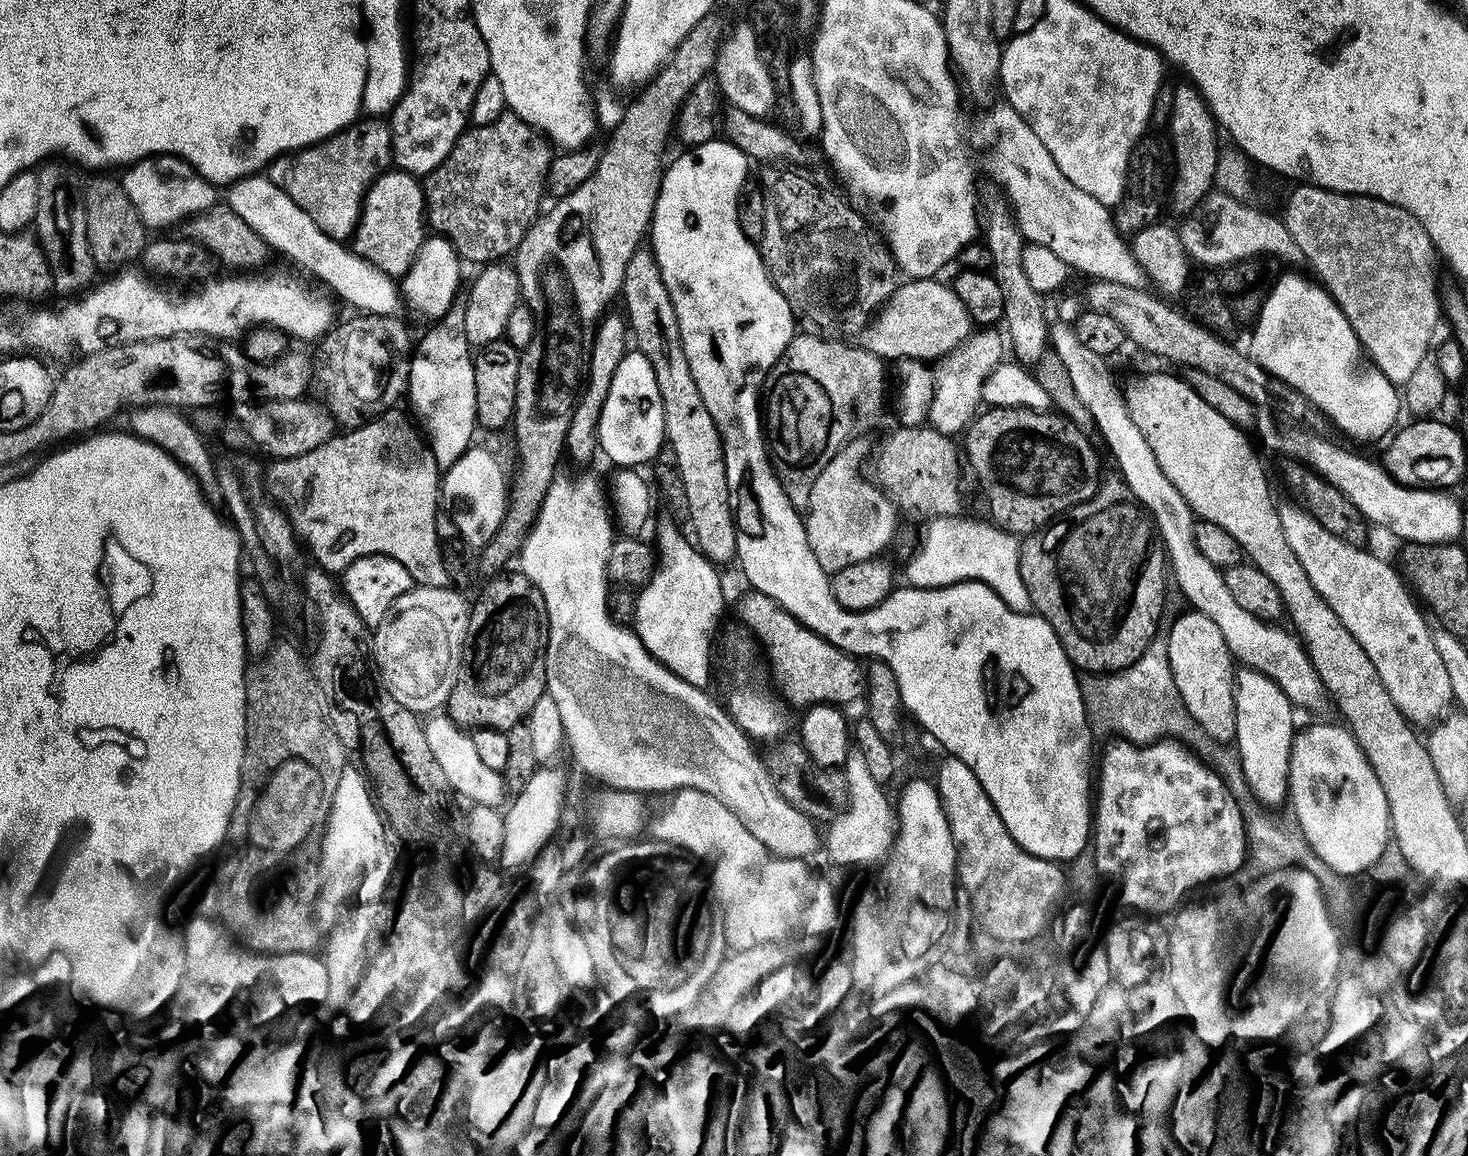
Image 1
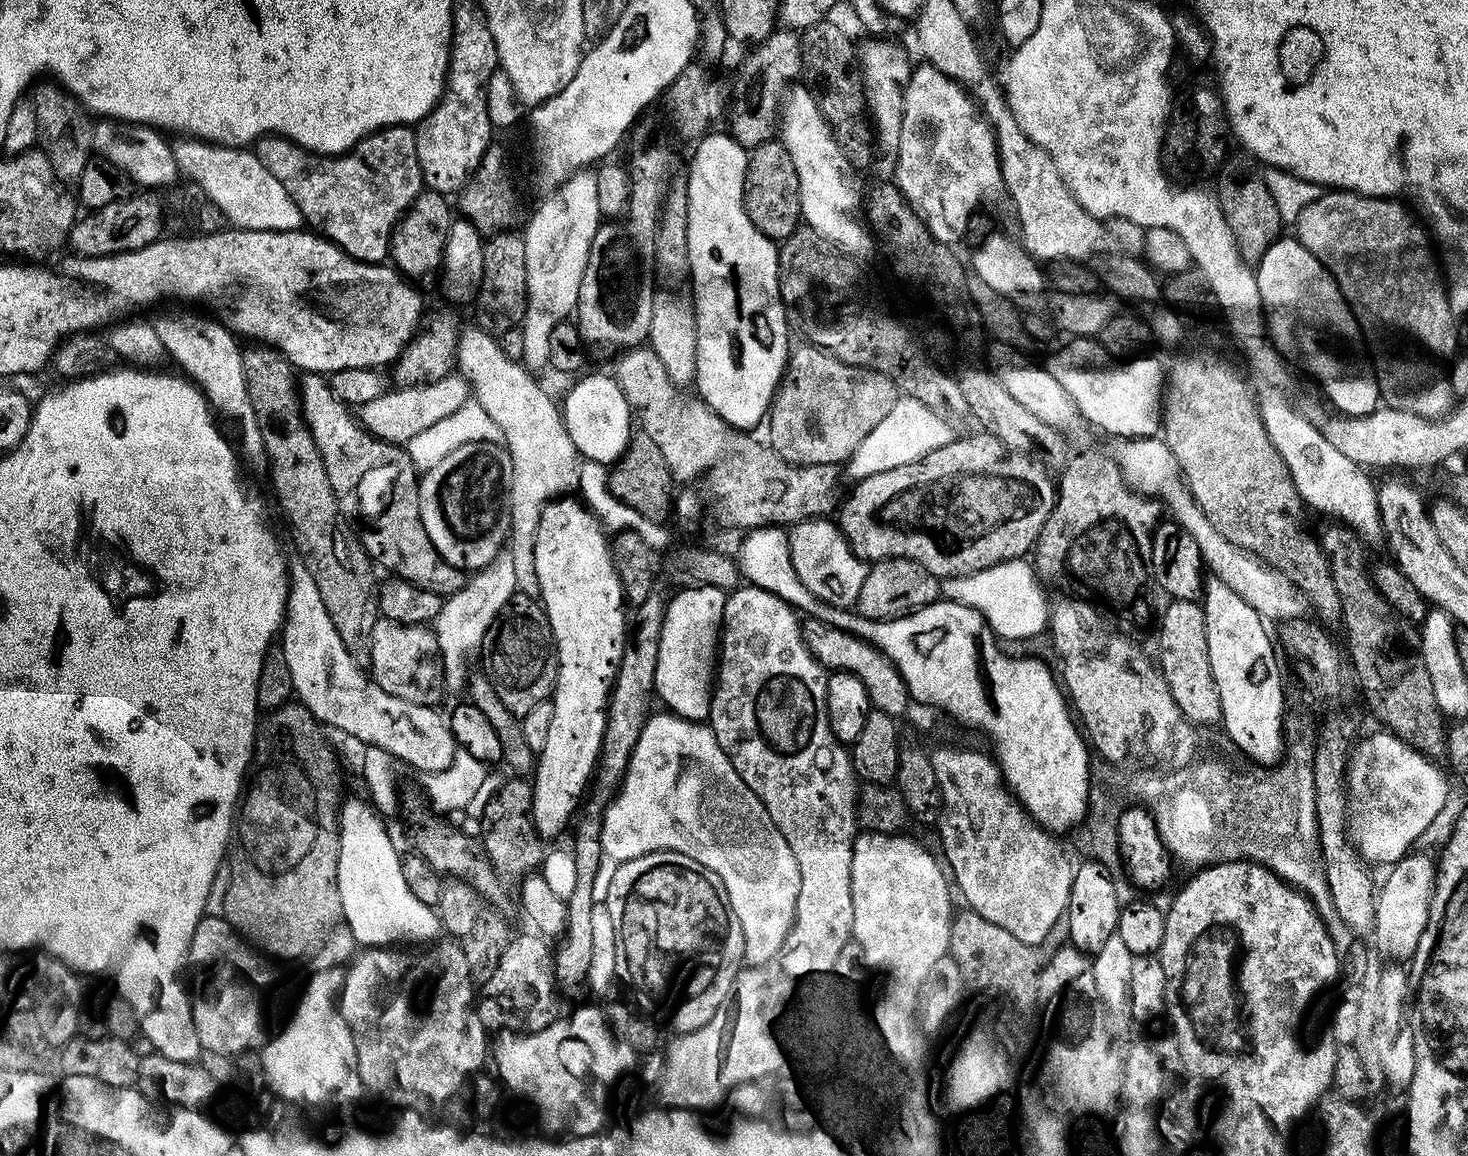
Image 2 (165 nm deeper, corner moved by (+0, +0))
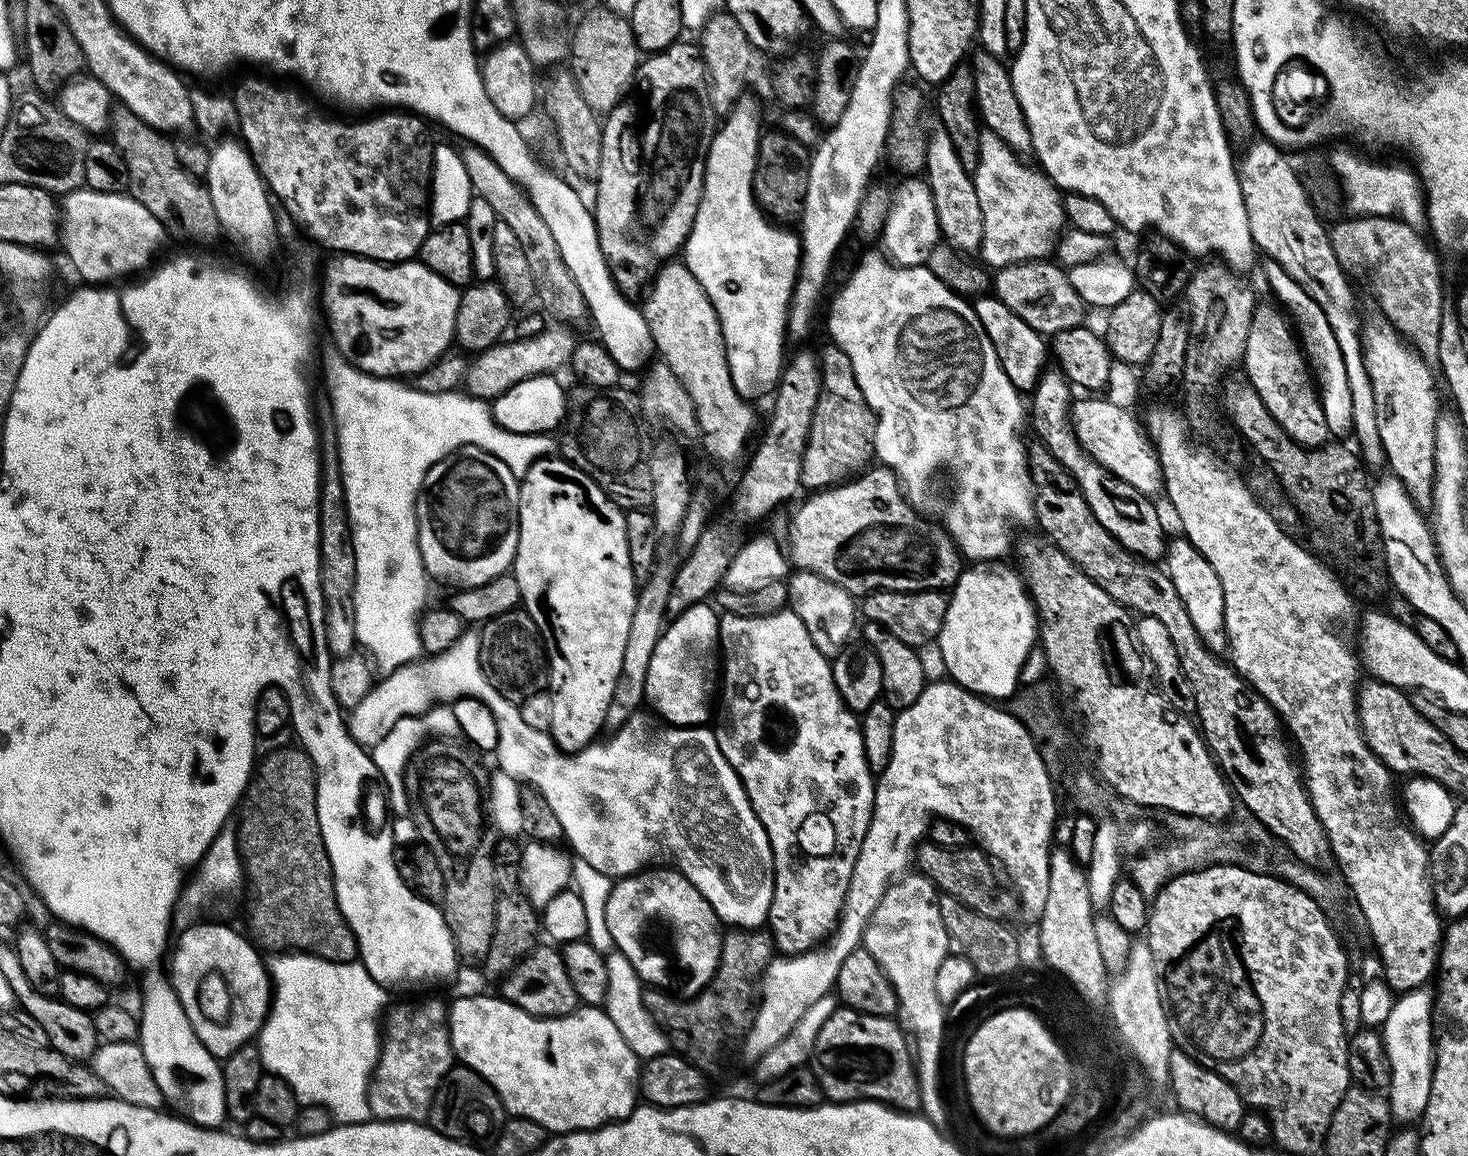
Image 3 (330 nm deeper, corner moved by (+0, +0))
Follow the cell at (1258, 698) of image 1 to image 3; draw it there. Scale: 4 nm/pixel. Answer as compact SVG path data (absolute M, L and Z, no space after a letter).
M1186 538L1179 539L1167 545L1164 556L1166 571L1174 582L1175 589L1178 590L1179 597L1182 598L1190 620L1198 630L1204 645L1214 653L1225 653L1227 651L1224 626L1225 600L1222 598L1222 586L1218 581L1217 572L1202 558L1201 552L1193 544Z

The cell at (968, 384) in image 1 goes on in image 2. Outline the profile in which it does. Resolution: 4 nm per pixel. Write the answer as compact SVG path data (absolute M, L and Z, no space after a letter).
M899 395L889 414L882 418L878 425L859 443L850 460L846 464L846 472L859 482L874 474L884 473L898 466L909 465L918 461L934 450L948 445L954 438L951 426L940 416L931 405L921 402L916 396Z

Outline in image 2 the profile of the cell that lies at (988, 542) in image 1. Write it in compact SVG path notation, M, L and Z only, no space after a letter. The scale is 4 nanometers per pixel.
M1026 558L1010 559L974 575L945 577L940 583L941 597L970 605L983 614L985 623L999 639L1026 640L1045 633L1050 622L1050 602L1042 590L1033 563Z

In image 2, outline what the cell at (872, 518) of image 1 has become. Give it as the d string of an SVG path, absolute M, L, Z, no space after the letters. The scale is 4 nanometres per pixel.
M804 518L796 529L791 529L792 565L806 590L810 590L810 594L814 594L821 604L848 610L855 605L862 582L866 582L869 565L856 555L840 524L831 524L826 519Z

